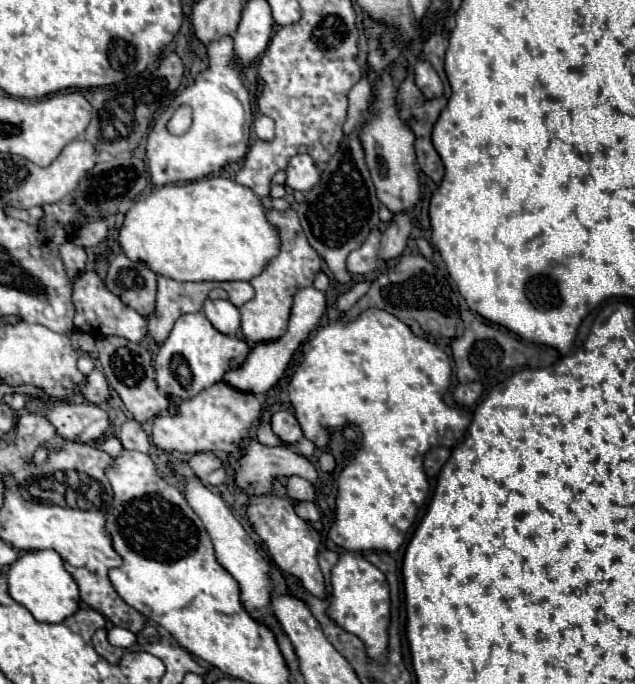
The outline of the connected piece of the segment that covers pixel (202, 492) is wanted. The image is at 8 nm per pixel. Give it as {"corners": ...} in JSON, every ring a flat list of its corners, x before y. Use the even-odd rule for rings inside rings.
{"corners":[[195,476,187,478,187,482,185,482,185,498,187,498,189,506,197,512,197,516,203,520,203,524,205,524,211,540,213,540,217,562,239,582,243,606,249,610,249,614,253,618,257,618,257,620,261,620,269,626,275,626,275,620,269,618,267,608,265,608,267,602,271,600,271,588,273,588,271,580,269,580,269,564,257,552,257,544,253,542,253,538,235,520,235,516,231,514,231,510,223,502,223,498,219,494,213,494,209,488,205,488]]}

